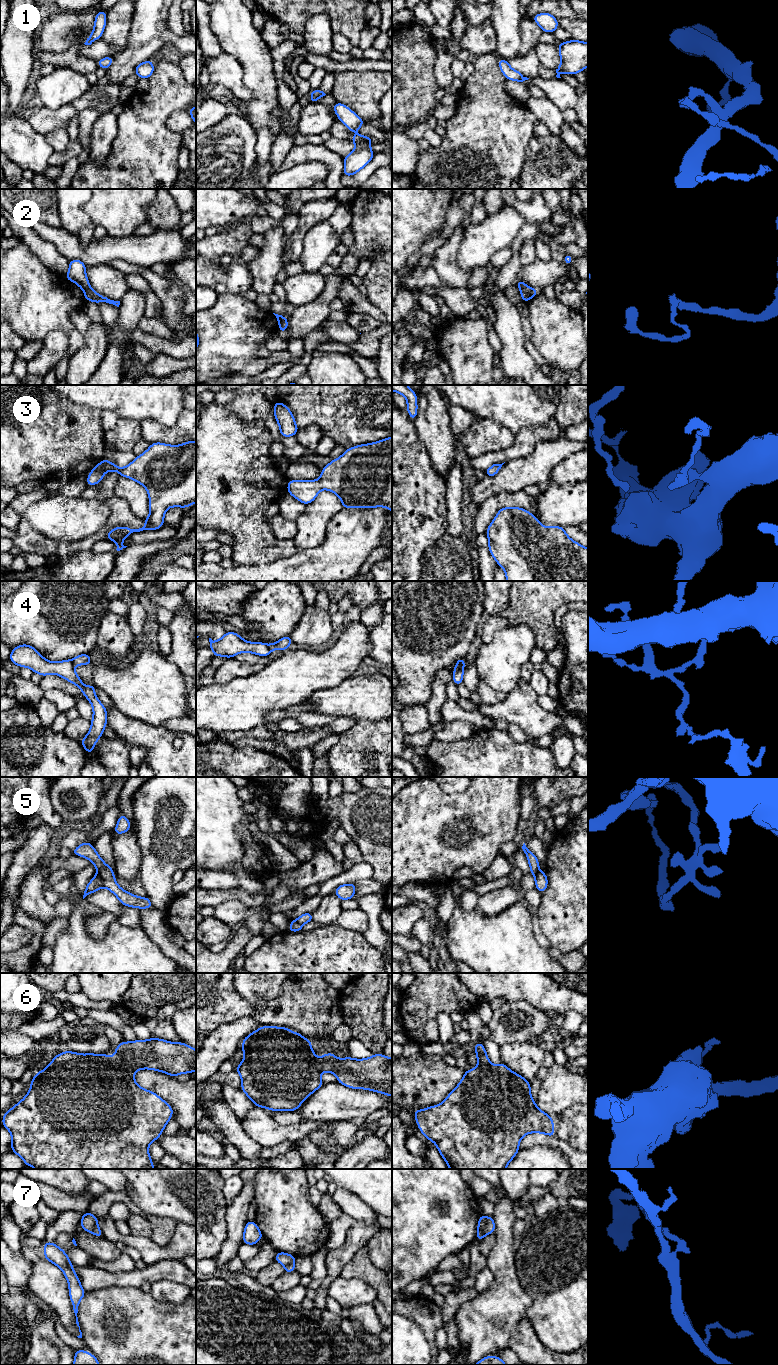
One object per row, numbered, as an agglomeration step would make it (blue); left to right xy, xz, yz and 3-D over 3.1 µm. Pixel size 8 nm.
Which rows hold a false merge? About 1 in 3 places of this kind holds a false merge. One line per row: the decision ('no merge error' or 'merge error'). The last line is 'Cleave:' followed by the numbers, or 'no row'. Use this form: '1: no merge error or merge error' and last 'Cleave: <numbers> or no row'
1: no merge error
2: merge error
3: no merge error
4: merge error
5: merge error
6: no merge error
7: merge error
Cleave: 2, 4, 5, 7

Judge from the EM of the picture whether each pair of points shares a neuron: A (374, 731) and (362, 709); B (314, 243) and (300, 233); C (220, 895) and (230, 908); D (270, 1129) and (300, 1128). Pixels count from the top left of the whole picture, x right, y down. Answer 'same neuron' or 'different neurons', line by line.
A: different neurons
B: different neurons
C: different neurons
D: same neuron

